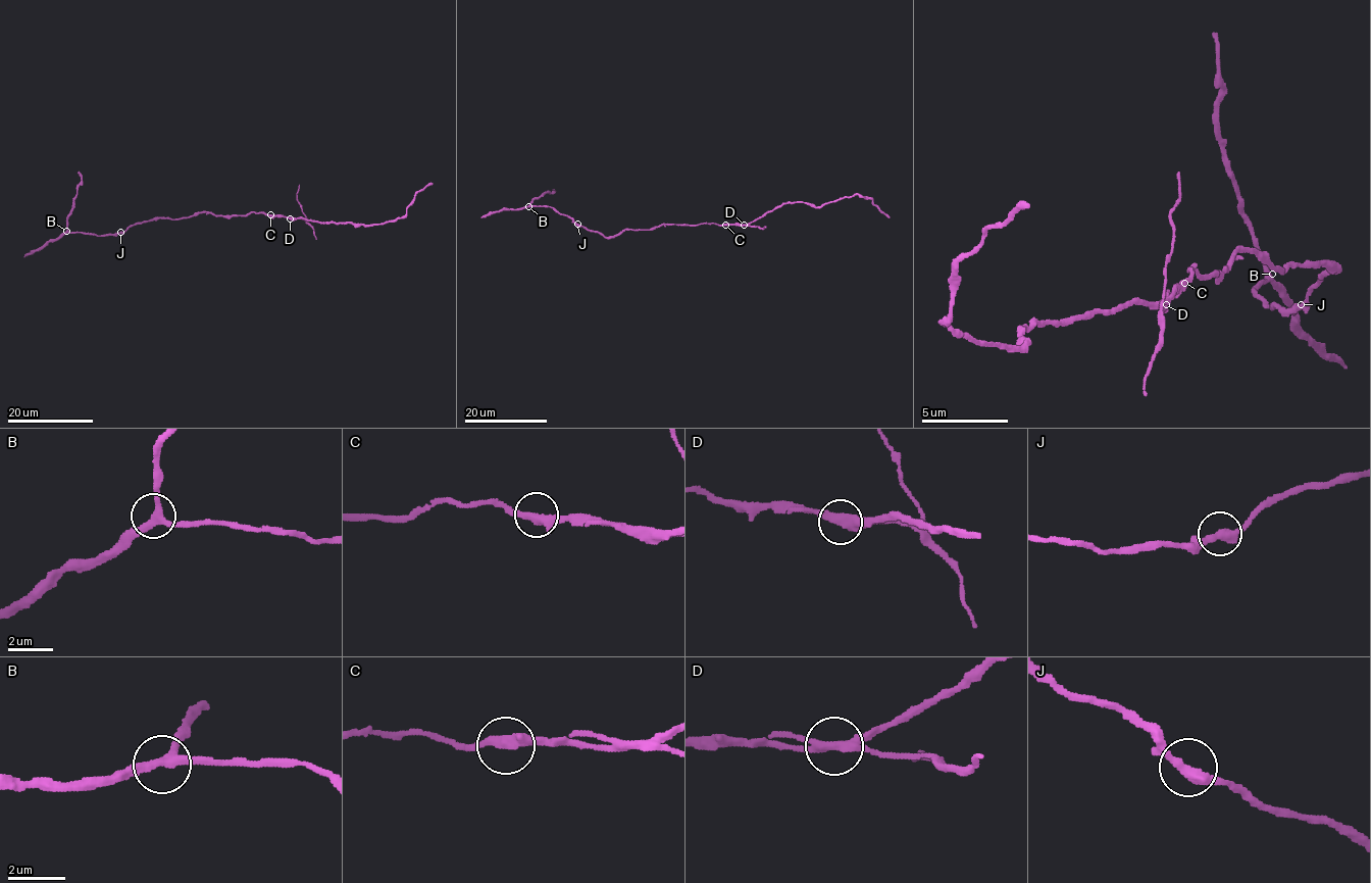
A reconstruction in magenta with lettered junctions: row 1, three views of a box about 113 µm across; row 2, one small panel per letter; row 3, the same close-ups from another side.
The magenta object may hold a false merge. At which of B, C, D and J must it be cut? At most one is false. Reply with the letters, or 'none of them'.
D

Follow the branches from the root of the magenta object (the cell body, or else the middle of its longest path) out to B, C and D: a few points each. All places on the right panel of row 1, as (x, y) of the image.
B: (1216, 271), (1248, 250), (1279, 271), (1336, 268), (1295, 307), (1275, 308), (1252, 291), (1272, 274)
C: (1216, 271), (1199, 278), (1195, 266), (1187, 270), (1190, 275), (1184, 283)
D: (1216, 271), (1199, 278), (1195, 266), (1187, 270), (1190, 275), (1174, 288), (1164, 303)

